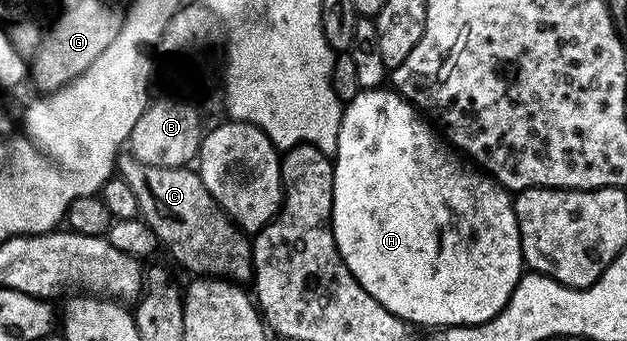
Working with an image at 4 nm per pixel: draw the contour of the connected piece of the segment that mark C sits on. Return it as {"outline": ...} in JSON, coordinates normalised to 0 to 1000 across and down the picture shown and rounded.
{"outline":[[[225,469],[196,472],[191,487],[193,519],[211,540],[217,581],[223,587],[223,630],[242,669],[260,724],[271,730],[271,745],[309,809],[340,809],[364,815],[368,827],[392,833],[402,815],[402,710],[397,695],[367,648],[354,619],[348,589],[325,551],[314,496],[270,481],[241,481]]]}

